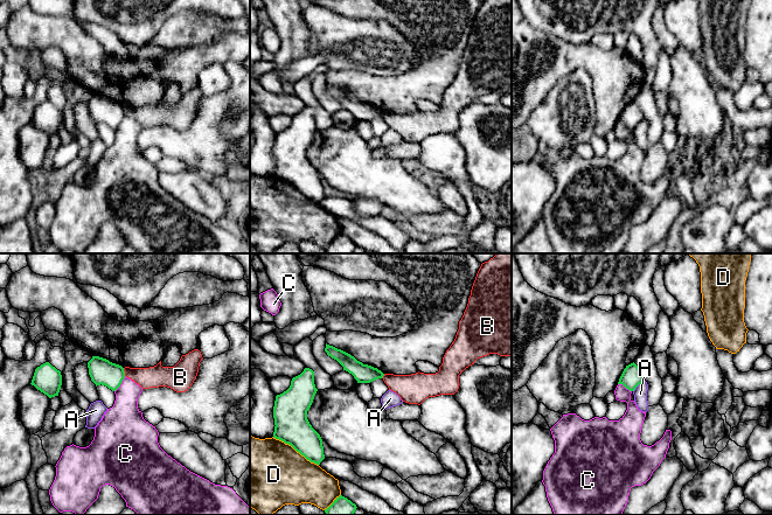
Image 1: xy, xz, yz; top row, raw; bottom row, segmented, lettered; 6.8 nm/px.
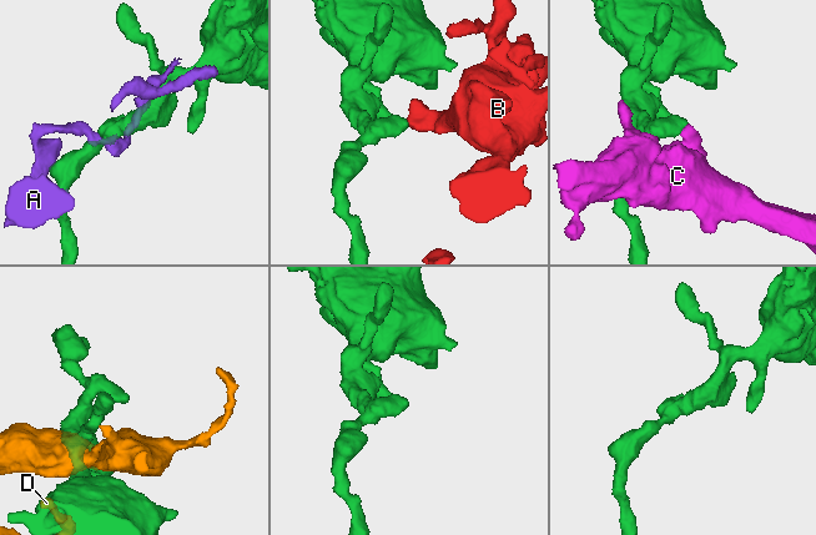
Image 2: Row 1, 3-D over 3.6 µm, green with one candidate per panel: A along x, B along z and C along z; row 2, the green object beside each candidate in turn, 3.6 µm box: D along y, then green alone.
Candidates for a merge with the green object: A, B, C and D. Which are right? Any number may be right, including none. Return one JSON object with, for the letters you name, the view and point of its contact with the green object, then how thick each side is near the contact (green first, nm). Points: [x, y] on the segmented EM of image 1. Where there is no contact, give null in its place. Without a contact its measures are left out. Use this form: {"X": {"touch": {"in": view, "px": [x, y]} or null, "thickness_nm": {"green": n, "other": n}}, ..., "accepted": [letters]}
{"accepted": []}

